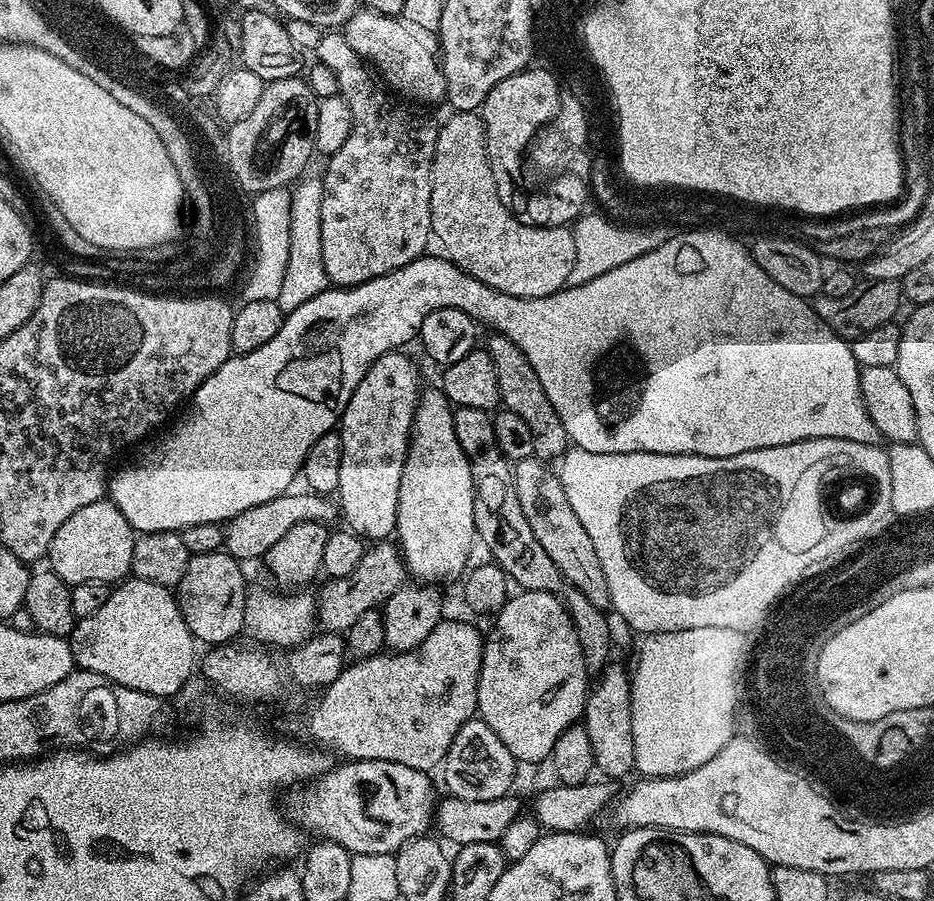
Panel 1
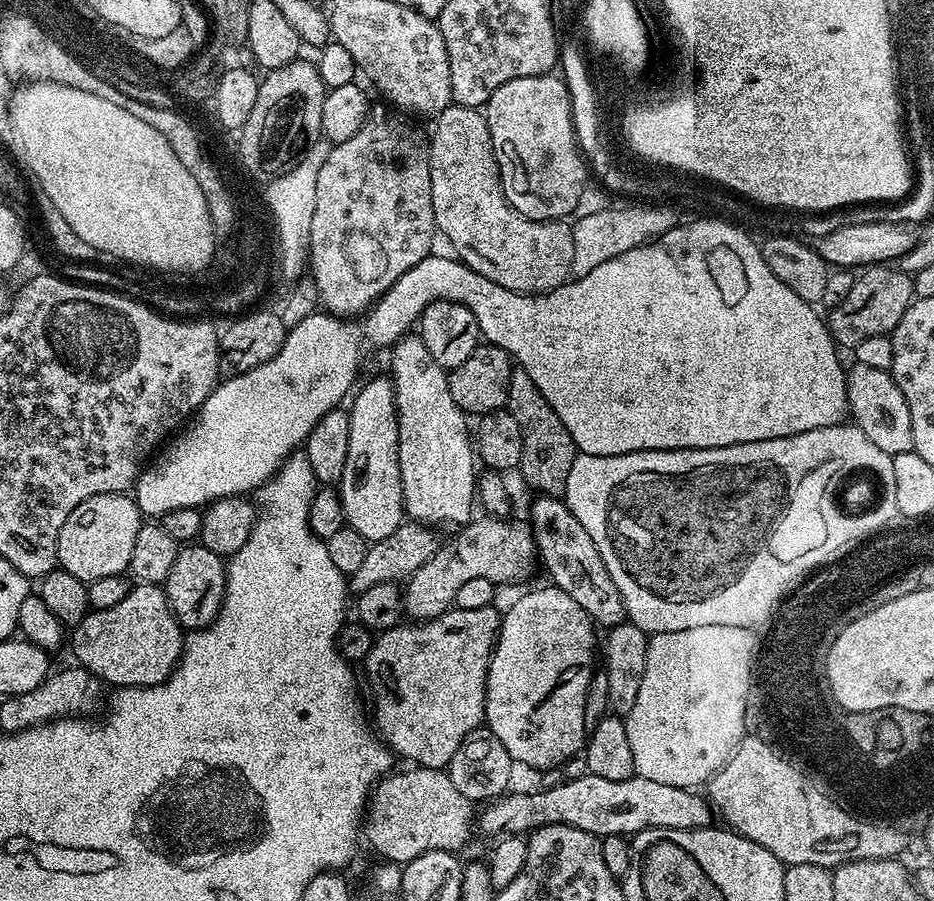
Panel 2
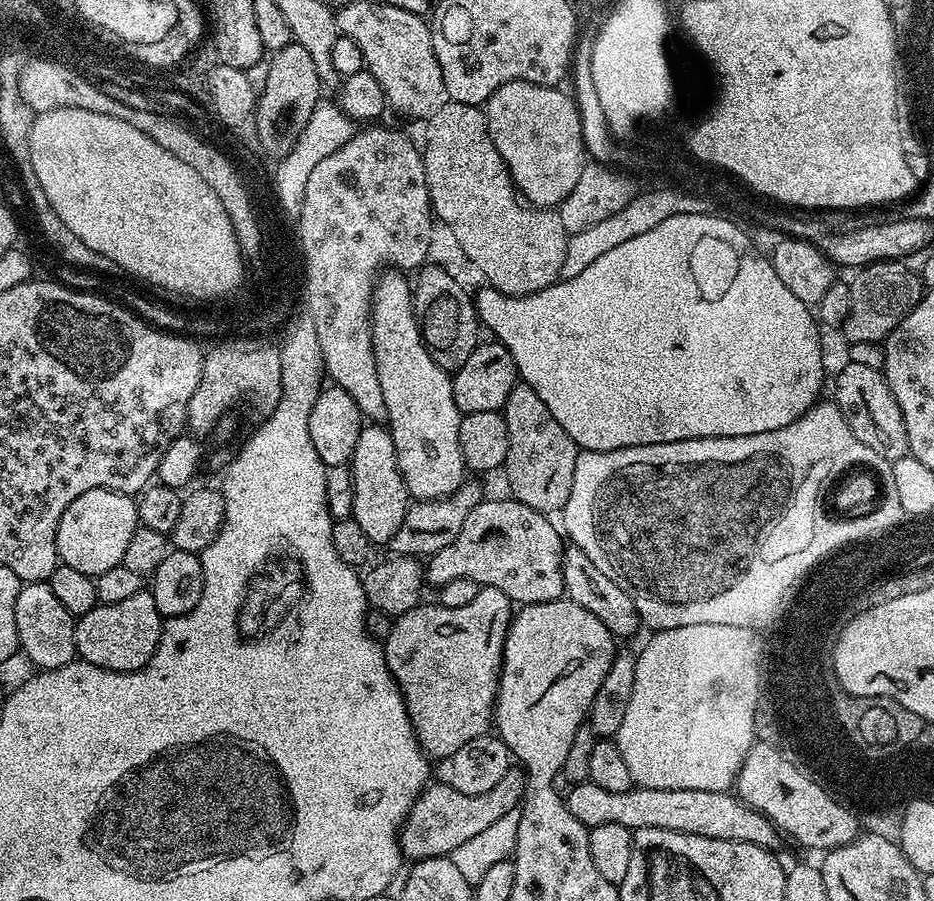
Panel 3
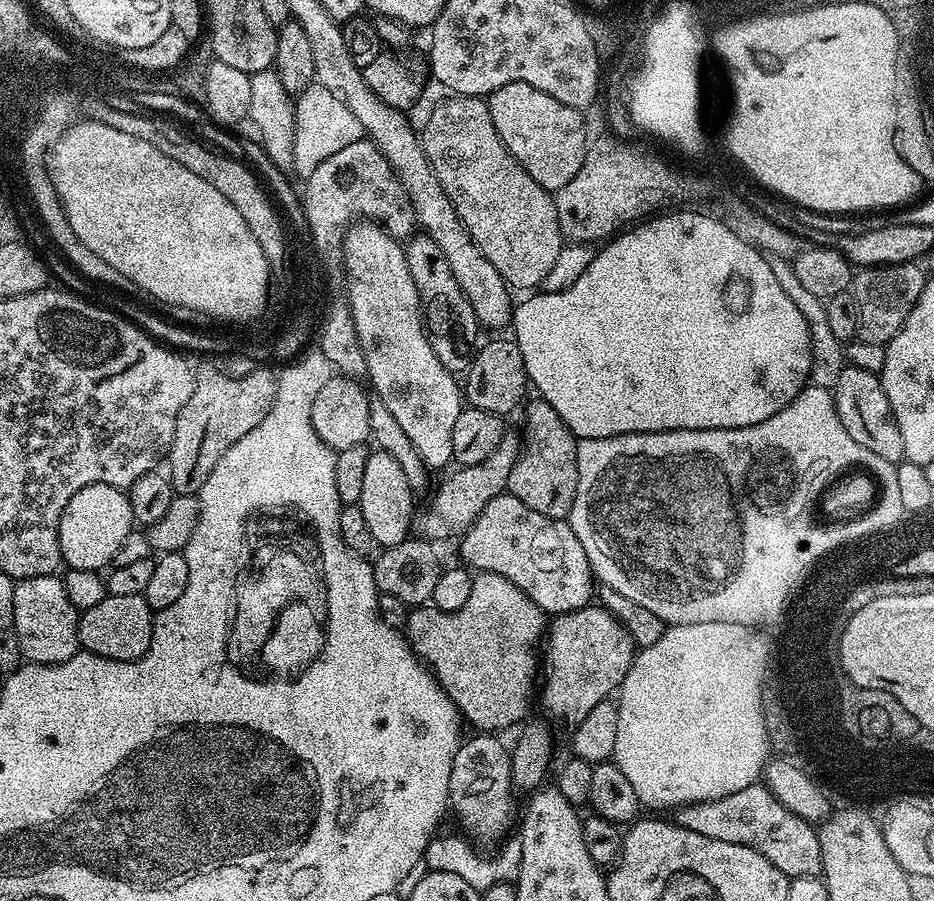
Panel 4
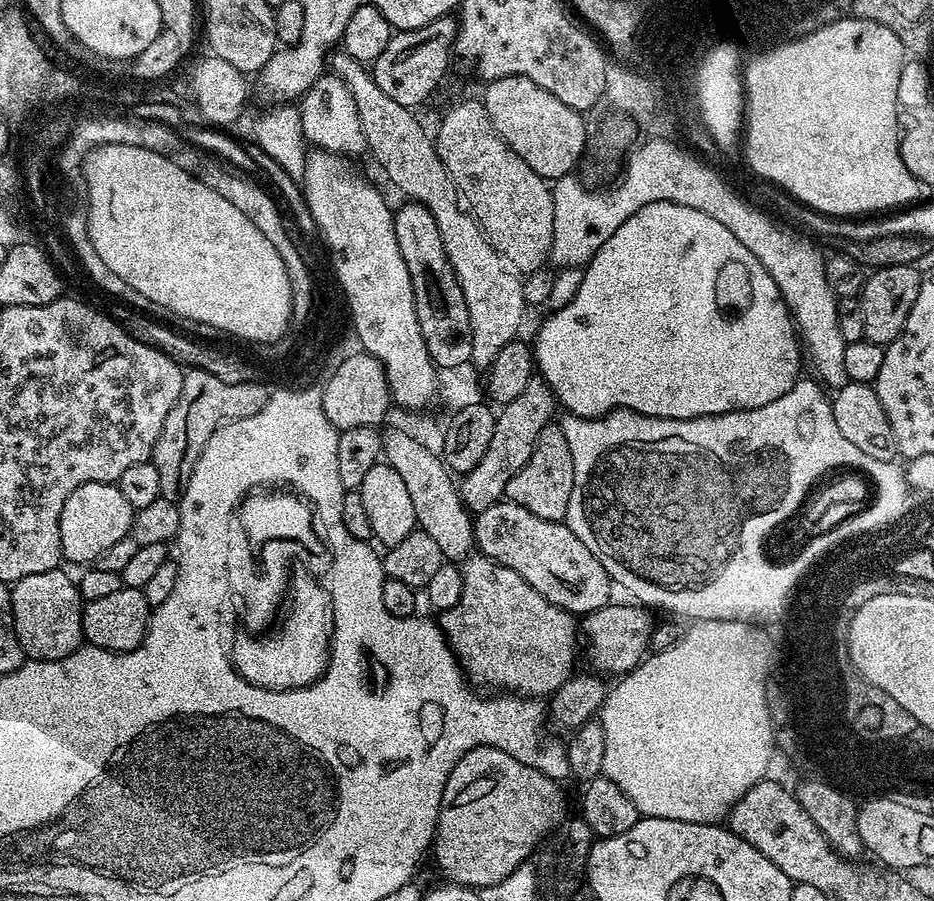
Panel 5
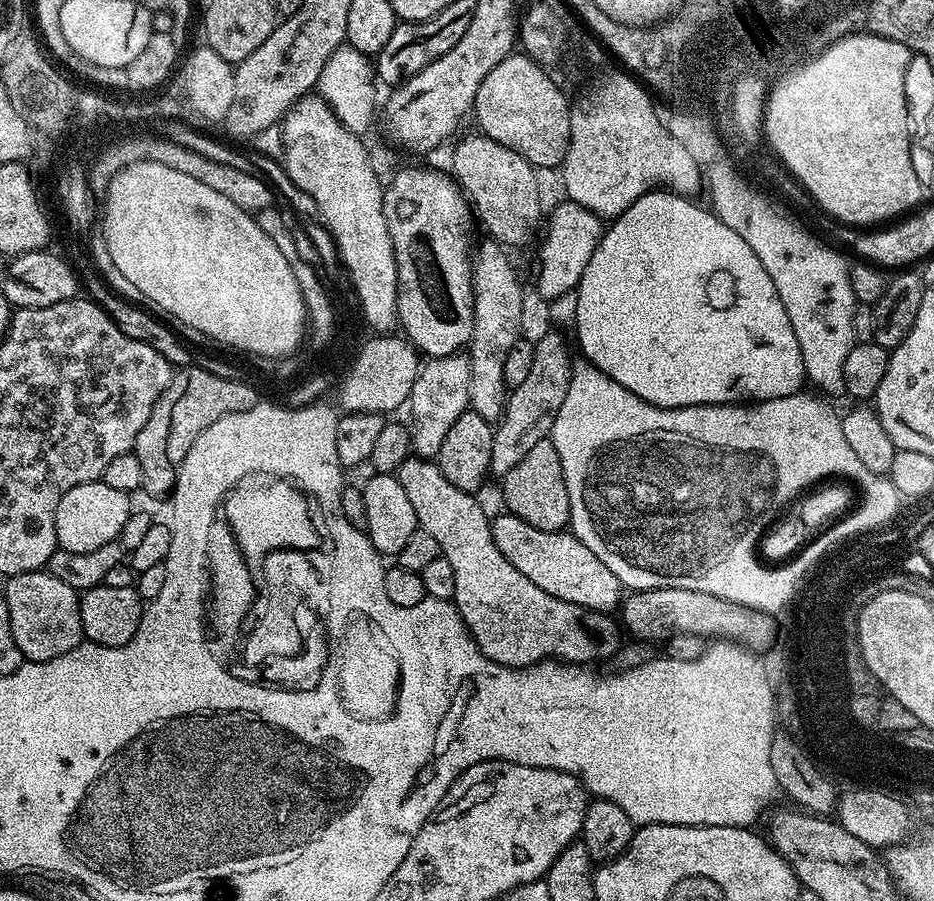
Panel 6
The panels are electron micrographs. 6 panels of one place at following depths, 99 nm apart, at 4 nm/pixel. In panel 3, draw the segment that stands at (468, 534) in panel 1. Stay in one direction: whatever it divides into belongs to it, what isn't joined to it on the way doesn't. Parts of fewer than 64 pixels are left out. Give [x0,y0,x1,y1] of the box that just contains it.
[372,270,466,501]

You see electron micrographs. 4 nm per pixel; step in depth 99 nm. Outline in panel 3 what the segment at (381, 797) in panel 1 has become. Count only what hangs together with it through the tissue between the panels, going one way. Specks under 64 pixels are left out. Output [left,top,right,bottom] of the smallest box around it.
[400,766,526,862]

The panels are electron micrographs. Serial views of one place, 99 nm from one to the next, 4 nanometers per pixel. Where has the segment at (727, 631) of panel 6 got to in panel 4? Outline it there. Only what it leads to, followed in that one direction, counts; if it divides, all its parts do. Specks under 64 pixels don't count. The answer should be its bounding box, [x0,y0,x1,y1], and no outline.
[538,606,634,726]

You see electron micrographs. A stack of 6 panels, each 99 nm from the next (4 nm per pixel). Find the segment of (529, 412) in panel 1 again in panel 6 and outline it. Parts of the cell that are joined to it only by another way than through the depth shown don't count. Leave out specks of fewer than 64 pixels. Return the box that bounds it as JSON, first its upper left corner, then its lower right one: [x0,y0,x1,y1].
[502,439,572,532]

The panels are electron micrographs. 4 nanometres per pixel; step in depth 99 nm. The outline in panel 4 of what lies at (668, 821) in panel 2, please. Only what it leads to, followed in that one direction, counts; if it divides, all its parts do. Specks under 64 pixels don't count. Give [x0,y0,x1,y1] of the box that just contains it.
[674,782,820,878]

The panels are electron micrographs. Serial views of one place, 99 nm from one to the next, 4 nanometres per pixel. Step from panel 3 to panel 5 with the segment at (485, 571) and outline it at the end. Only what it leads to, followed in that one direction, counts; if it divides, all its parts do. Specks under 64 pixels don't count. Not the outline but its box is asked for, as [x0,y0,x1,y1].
[474,498,614,614]

